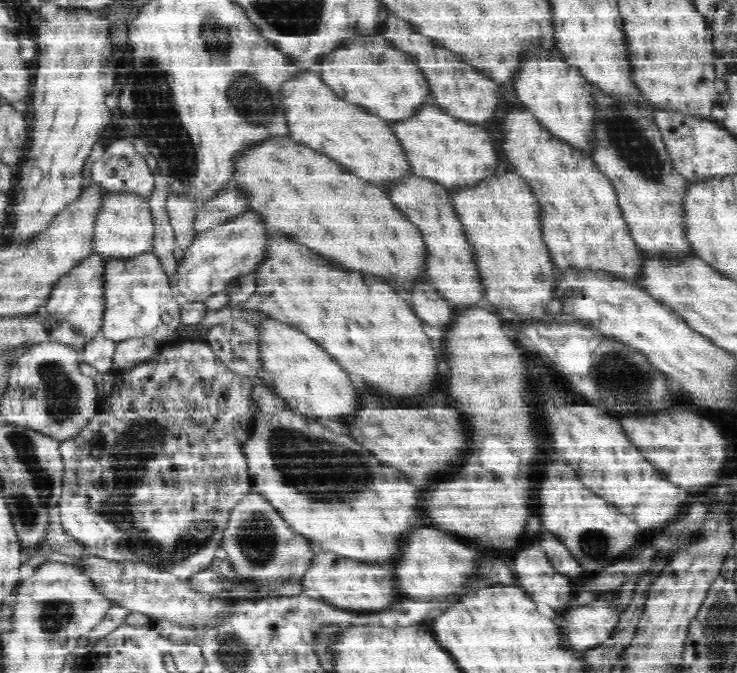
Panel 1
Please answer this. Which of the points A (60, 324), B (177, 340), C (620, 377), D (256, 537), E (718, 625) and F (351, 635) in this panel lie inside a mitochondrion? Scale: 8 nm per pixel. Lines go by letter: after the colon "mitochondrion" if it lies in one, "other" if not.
A: other
B: other
C: mitochondrion
D: mitochondrion
E: mitochondrion
F: other

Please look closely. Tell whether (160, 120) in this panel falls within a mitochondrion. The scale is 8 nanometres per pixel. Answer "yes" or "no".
yes

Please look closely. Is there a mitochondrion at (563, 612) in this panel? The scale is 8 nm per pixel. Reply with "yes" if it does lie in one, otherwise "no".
no

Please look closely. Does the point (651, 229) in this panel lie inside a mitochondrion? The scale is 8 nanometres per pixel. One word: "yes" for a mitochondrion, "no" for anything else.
no

